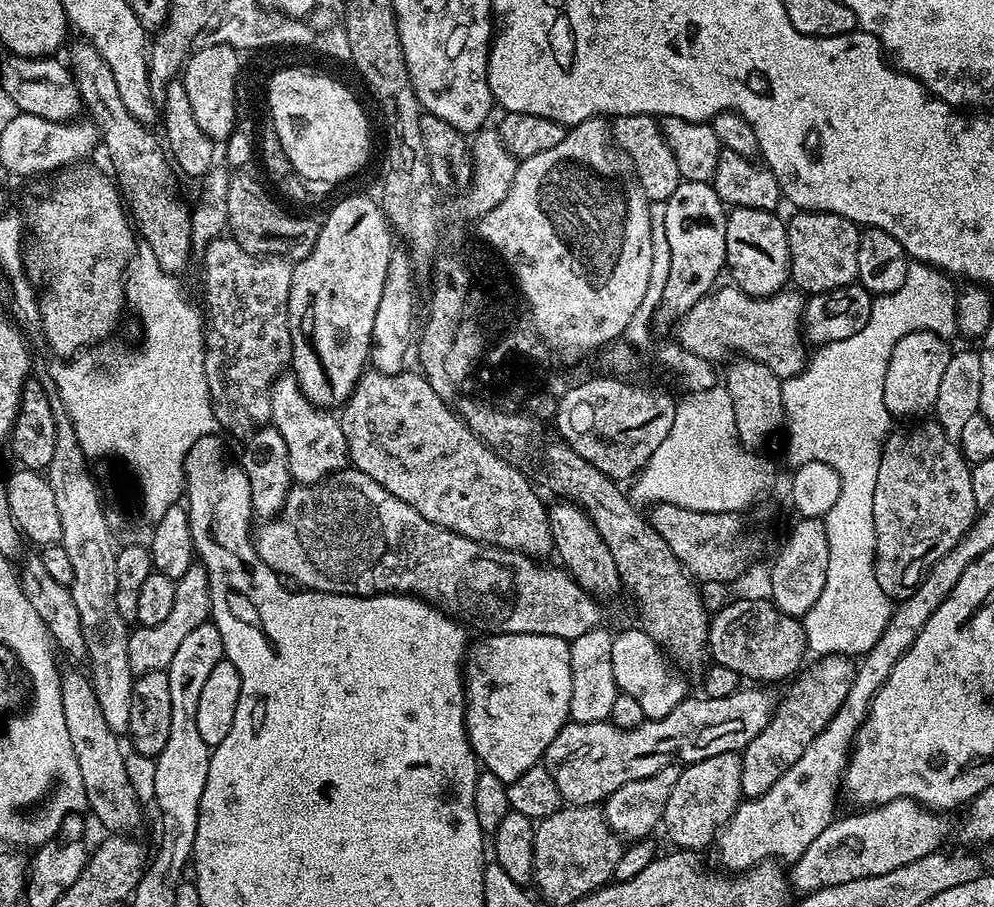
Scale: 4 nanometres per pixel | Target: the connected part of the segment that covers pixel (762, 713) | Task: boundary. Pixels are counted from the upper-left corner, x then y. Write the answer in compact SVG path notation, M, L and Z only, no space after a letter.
M760 686L741 687L726 698L685 698L681 704L674 706L666 718L645 720L636 728L619 728L608 720L598 722L569 722L550 742L544 751L542 764L548 768L551 778L557 783L561 798L569 805L599 805L607 800L614 790L626 786L626 782L634 782L638 778L650 778L650 774L658 774L666 766L683 762L690 765L696 760L705 760L714 754L727 752L743 753L748 743L768 725L774 711L774 696L763 692Z

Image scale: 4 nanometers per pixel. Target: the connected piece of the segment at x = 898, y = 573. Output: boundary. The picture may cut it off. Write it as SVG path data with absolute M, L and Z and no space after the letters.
M922 422L913 423L916 424L913 428L904 428L901 432L889 432L881 450L878 483L874 486L876 577L878 586L882 586L886 595L896 602L920 587L928 571L966 535L978 515L974 489L970 487L972 469L959 443L948 437L937 422L918 423Z

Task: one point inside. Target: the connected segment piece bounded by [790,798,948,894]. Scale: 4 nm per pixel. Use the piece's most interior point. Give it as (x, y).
(879, 839)

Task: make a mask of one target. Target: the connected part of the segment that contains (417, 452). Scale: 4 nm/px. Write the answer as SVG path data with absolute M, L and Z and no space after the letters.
M405 370L396 376L365 371L341 408L344 409L340 412L338 426L348 443L351 467L374 478L374 482L390 490L394 498L402 498L402 502L414 506L422 518L480 544L505 548L507 552L544 558L547 552L553 551L548 508L532 489L531 482L514 465L491 452L483 444L485 441L459 416L460 421L442 398L438 398L430 382L419 371Z

